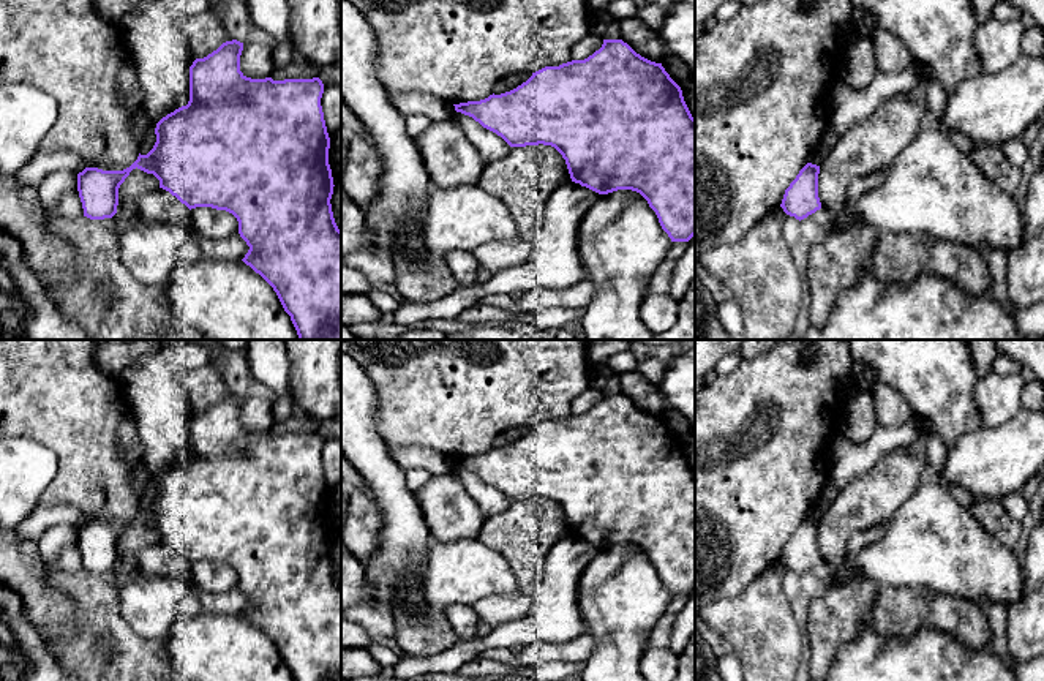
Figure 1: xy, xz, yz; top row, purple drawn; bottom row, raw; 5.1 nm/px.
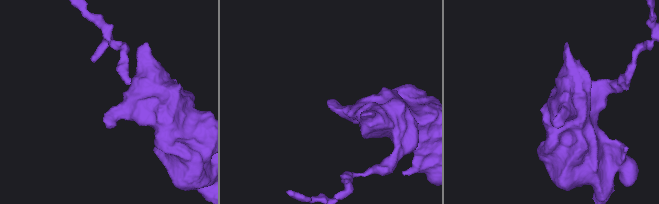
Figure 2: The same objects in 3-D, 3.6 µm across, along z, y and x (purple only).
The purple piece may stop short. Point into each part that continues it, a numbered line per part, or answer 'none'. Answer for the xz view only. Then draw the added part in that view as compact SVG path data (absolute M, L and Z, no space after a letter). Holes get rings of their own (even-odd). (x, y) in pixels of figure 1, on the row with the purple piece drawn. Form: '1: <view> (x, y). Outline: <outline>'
none

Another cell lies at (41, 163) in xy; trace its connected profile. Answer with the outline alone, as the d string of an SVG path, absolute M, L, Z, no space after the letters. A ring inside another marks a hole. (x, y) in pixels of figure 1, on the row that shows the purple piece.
M36 152L14 177L30 186L38 186L51 172L57 169L71 169L76 174L85 169L84 160L73 152Z

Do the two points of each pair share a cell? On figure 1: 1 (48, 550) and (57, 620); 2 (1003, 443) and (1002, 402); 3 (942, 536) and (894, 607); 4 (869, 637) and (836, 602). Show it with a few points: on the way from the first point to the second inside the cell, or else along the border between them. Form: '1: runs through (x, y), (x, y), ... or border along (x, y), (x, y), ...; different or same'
1: border along (35, 541), (37, 550), (52, 564); different
2: border along (1022, 408), (1003, 424), (983, 425); different
3: border along (878, 586), (926, 586), (940, 594); different
4: border along (871, 617), (836, 656); different

